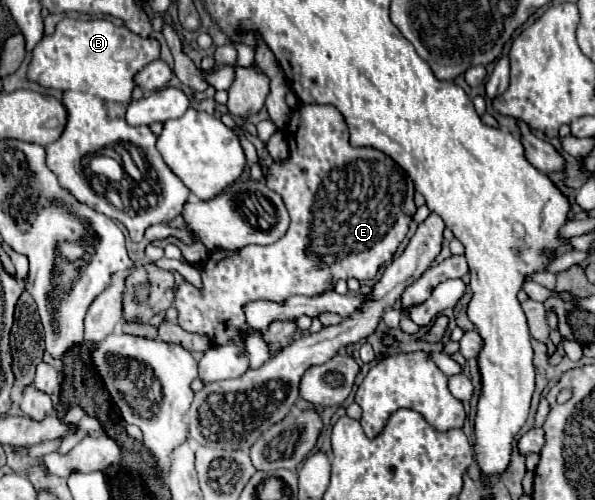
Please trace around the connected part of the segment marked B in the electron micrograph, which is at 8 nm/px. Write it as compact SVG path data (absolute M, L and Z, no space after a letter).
M63 18L53 36L43 38L31 50L27 80L53 90L81 90L103 100L129 102L135 88L133 76L159 58L155 38L139 38L127 28L117 28L107 20Z

